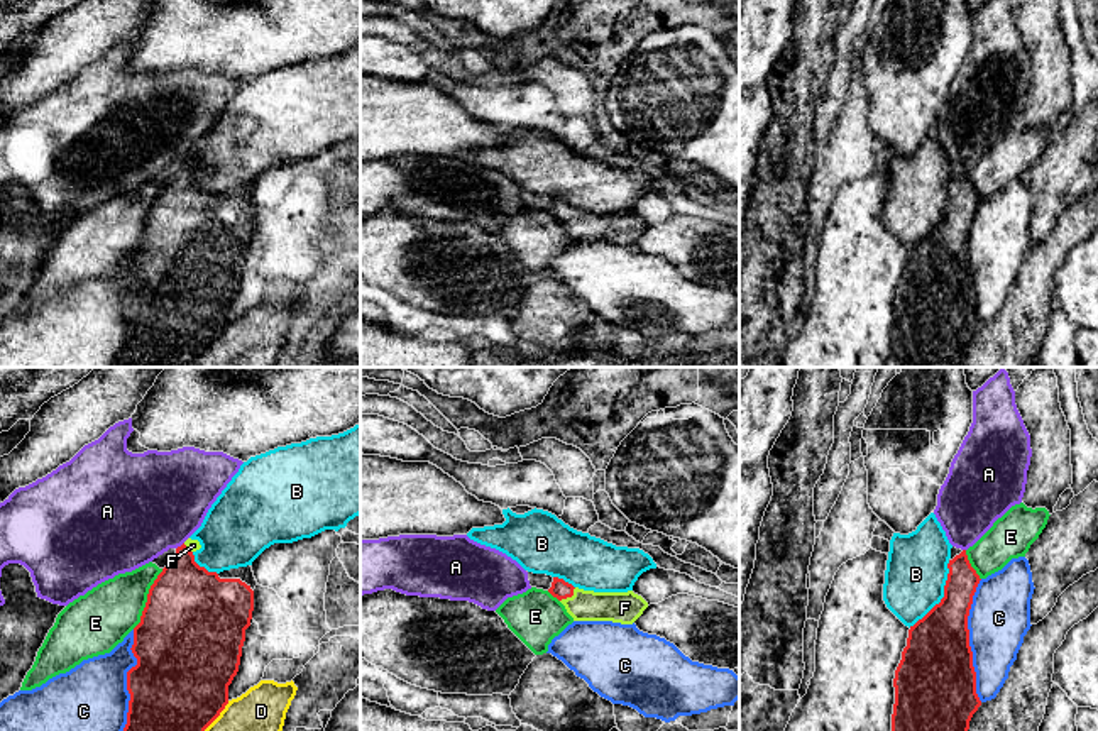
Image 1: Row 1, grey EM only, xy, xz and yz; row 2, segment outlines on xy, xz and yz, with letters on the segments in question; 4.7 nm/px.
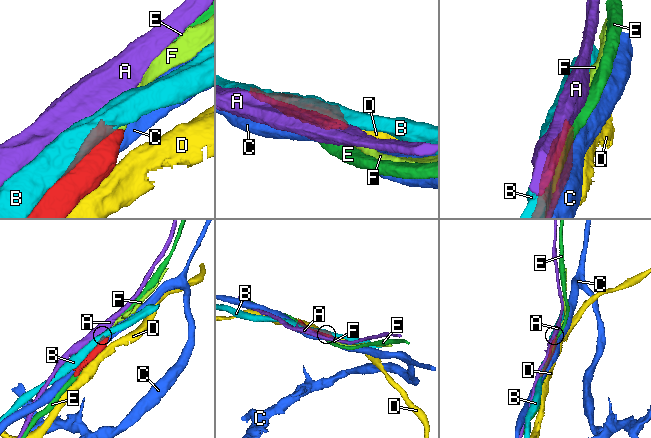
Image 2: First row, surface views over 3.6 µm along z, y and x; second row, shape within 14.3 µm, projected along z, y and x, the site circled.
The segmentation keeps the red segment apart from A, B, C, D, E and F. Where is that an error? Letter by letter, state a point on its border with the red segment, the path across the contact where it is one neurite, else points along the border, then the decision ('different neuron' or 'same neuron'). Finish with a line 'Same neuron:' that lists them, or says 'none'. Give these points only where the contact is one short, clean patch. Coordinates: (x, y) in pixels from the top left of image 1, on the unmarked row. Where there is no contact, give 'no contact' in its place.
A: meets red in xy at (181, 166); border along xy (183, 163), (176, 170); different neuron
B: meets red in yz at (944, 217); different neuron
C: meets red in yz at (968, 261); different neuron
D: meets red in xy at (210, 344); different neuron
E: meets red in xy at (148, 220); different neuron
F: meets red in xz at (569, 217); runs through xz (560, 210), (569, 217), (584, 225); same neuron
Same neuron: F

